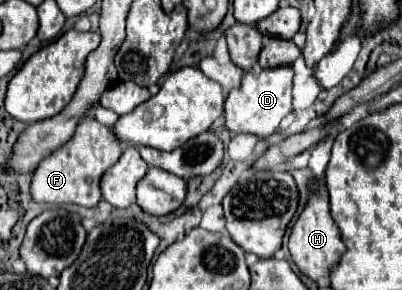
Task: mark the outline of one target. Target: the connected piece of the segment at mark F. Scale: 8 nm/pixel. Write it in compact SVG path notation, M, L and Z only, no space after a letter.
M86 117L80 121L74 137L36 167L32 177L32 199L50 205L96 207L102 199L100 177L108 167L112 167L112 163L118 161L120 155L122 147L114 133L110 133L110 127L104 127L96 119Z

